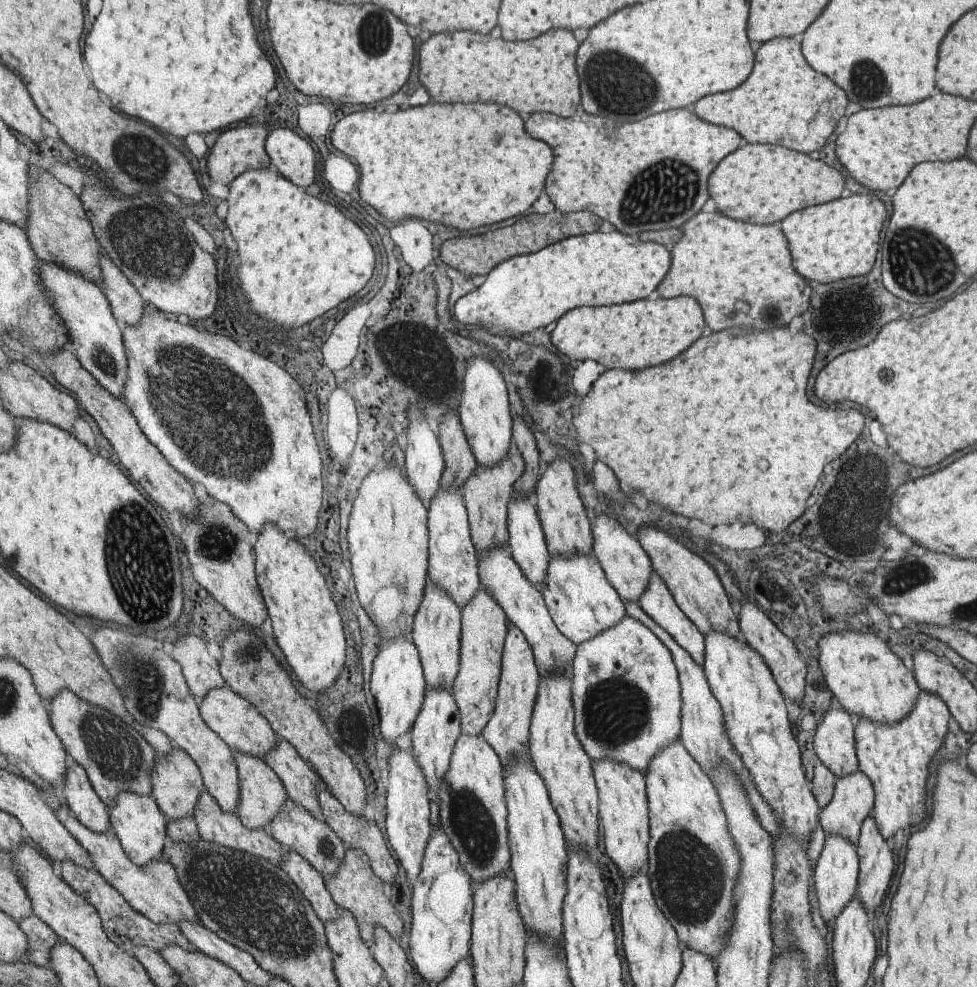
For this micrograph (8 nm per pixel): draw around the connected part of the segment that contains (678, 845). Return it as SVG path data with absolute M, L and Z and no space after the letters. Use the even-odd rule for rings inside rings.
M681 738L670 742L654 756L648 772L645 773L645 783L649 800L650 833L647 871L657 904L674 930L678 931L682 942L686 942L687 948L716 958L722 950L725 937L732 930L734 886L737 885L738 872L742 865L742 858L730 836L717 788L702 770L701 764L686 750Z

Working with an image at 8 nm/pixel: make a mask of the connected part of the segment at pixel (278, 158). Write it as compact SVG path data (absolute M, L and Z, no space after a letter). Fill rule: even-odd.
M270 128L265 151L278 172L297 187L306 189L317 180L314 148L291 129Z

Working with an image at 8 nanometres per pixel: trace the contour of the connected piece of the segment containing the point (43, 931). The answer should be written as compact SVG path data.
M34 914L20 922L21 930L29 939L30 954L28 961L42 968L50 967L50 957L59 937L40 918Z

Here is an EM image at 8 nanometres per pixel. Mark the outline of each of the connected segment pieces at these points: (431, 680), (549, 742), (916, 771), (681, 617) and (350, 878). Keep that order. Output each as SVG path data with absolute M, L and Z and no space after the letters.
M432 580L426 582L426 606L418 608L418 622L414 622L410 638L421 656L428 688L451 688L460 665L461 608Z
M552 672L541 676L537 703L529 729L529 754L538 774L549 788L550 799L562 818L562 830L570 846L582 846L597 853L600 824L600 795L592 776L592 762L574 731L573 683L570 673Z
M921 689L912 712L896 724L872 722L868 718L856 720L855 748L859 770L872 782L875 804L871 816L886 841L898 830L907 833L926 818L928 764L944 744L949 731L948 722L950 714L946 702L940 696Z
M654 574L640 599L642 610L652 619L656 619L674 639L700 664L704 665L705 636L696 624L678 607L676 600L664 578Z
M348 849L345 861L342 862L340 872L332 878L327 878L326 886L333 895L334 902L340 910L348 910L357 919L358 927L362 928L362 938L374 944L374 934L378 926L382 926L392 936L402 935L402 920L396 914L392 902L384 894L384 884L373 871L369 858L360 850Z

